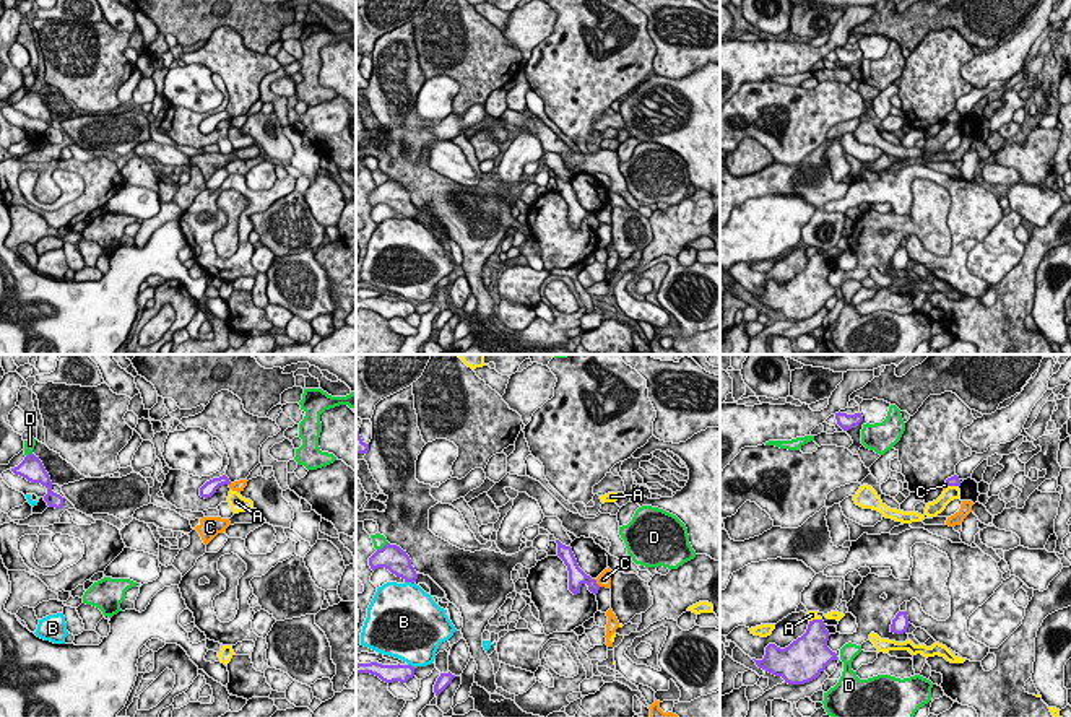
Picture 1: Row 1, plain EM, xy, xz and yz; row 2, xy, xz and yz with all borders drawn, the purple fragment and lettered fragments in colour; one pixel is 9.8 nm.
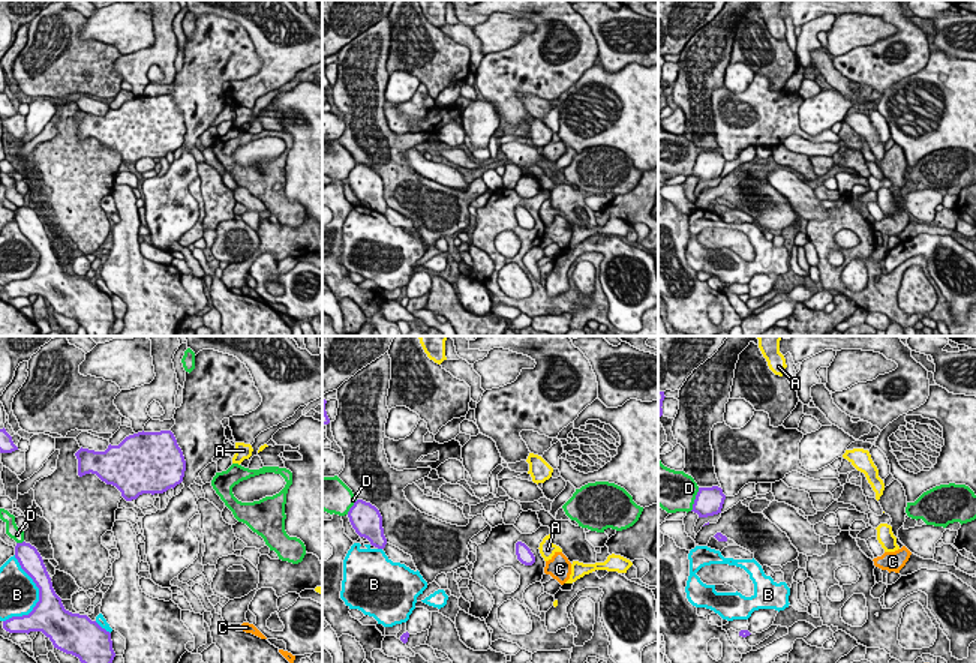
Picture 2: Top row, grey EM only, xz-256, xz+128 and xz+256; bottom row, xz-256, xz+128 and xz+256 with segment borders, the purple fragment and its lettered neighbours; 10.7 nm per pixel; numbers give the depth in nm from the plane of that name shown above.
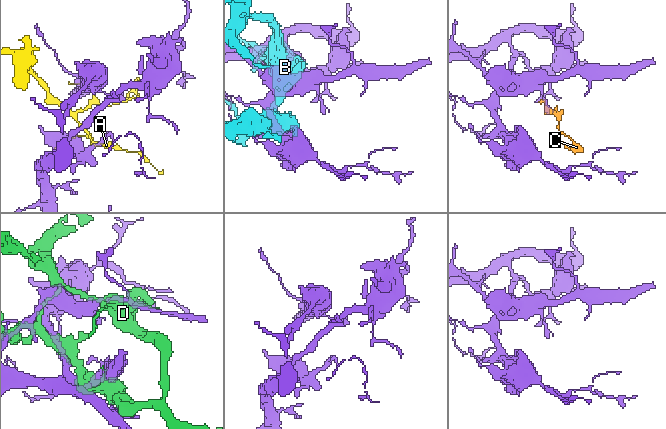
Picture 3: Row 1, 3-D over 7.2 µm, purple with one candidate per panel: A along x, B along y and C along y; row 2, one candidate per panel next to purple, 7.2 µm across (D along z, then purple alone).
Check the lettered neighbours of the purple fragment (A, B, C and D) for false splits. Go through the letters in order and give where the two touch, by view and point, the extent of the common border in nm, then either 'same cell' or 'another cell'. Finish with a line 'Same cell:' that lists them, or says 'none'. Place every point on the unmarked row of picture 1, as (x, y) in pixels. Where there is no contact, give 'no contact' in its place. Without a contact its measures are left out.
A: contact yz (815, 256); length 130 nm; another cell
B: contact xz (410, 217); length 100 nm; another cell
C: contact xz (595, 218); length 110 nm; another cell
D: contact xz (384, 182); length 140 nm; another cell
Same cell: none

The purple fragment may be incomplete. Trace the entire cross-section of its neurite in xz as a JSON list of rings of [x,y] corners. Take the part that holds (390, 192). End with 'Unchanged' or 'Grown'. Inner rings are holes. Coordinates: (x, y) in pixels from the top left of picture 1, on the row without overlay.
[[[387,179],[382,185],[377,185],[369,193],[369,202],[372,206],[385,203],[397,213],[401,213],[405,218],[414,219],[418,215],[418,210],[411,202],[410,192],[397,180]]]. Unchanged

